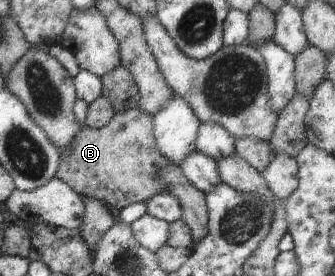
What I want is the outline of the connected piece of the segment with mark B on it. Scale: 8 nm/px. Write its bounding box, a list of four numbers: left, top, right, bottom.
[56,108,175,210]

